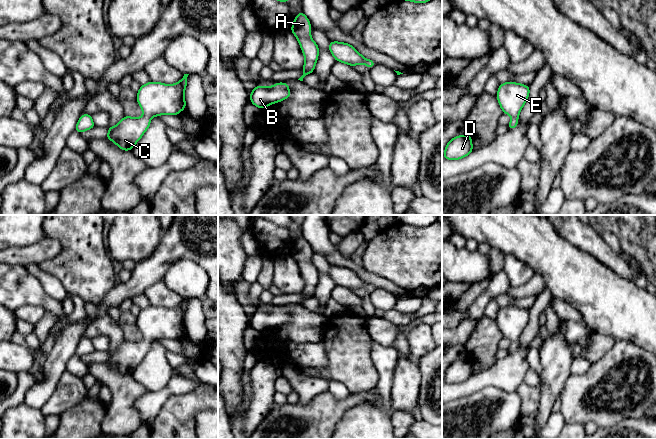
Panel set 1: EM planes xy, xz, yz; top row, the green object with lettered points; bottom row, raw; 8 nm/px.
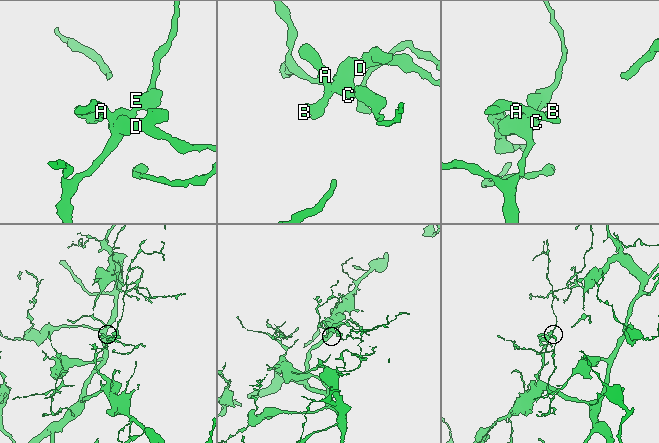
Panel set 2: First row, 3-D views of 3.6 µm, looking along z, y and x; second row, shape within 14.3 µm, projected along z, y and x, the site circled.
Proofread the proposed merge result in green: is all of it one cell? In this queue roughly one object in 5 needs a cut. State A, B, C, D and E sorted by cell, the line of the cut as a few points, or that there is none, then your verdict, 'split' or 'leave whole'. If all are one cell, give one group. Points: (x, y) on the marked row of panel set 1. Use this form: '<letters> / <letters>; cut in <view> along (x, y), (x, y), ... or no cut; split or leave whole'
A B C D E; no cut; leave whole

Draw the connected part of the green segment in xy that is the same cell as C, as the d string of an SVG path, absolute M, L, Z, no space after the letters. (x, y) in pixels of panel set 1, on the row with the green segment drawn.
M187 77L171 85L150 81L141 85L137 92L137 102L143 116L124 116L114 127L108 127L106 139L113 141L121 150L131 151L150 126L151 118L159 115L178 115L186 107L184 98Z

